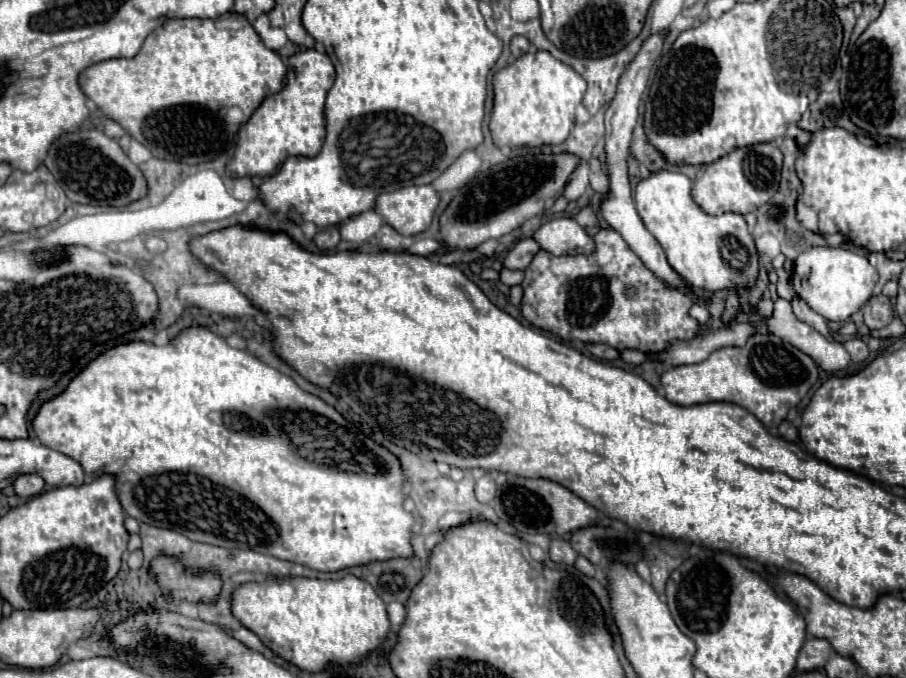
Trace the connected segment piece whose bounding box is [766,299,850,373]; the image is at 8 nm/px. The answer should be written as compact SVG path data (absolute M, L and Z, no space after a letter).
M786 299L774 303L772 315L766 319L766 327L772 335L788 341L802 353L808 353L826 373L836 373L848 367L850 355L838 341L828 341L818 331L800 321Z

